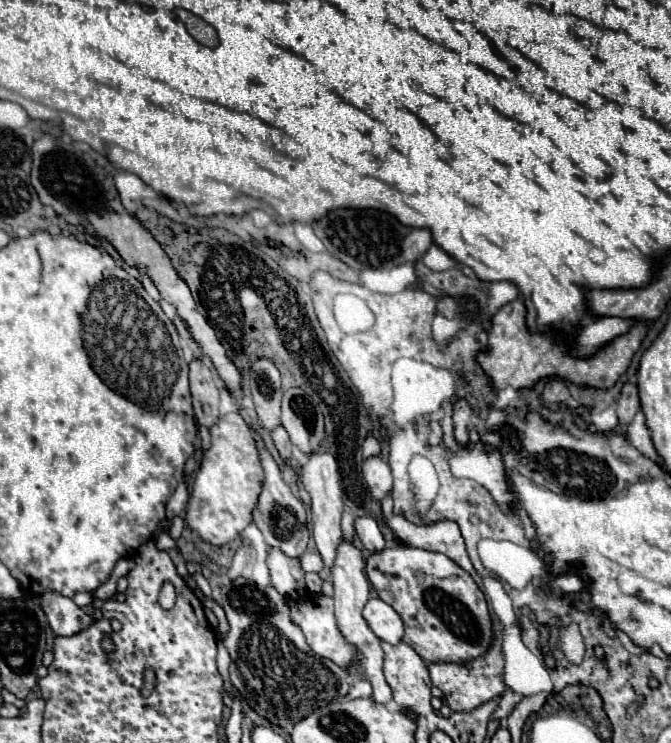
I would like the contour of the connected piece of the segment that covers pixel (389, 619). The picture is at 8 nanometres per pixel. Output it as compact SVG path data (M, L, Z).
M370 599L364 607L364 619L368 621L370 629L386 643L400 643L404 637L404 625L400 615L382 599Z

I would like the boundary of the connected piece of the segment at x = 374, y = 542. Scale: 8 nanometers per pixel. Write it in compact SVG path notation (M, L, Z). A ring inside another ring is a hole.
M358 517L356 519L356 535L370 553L378 553L378 551L386 549L384 535L372 517Z

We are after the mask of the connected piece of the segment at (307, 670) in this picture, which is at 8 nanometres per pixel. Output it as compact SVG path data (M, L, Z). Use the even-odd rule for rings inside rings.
M238 579L232 581L230 589L222 589L218 603L230 625L228 633L220 633L232 659L230 681L246 703L274 727L294 727L318 707L348 695L348 671L316 655L306 645L302 629L290 619L286 599L272 585L268 585L264 593L252 581Z

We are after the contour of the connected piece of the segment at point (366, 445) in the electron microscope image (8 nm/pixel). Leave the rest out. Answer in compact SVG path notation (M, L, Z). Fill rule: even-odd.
M368 434L362 444L363 460L374 455L379 455L380 452L381 447L379 441L372 434Z

